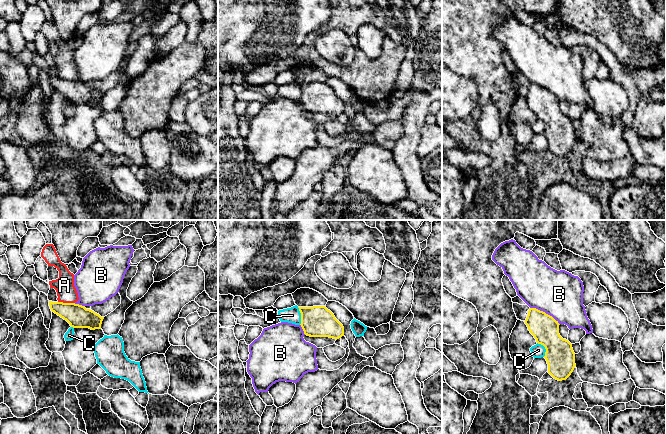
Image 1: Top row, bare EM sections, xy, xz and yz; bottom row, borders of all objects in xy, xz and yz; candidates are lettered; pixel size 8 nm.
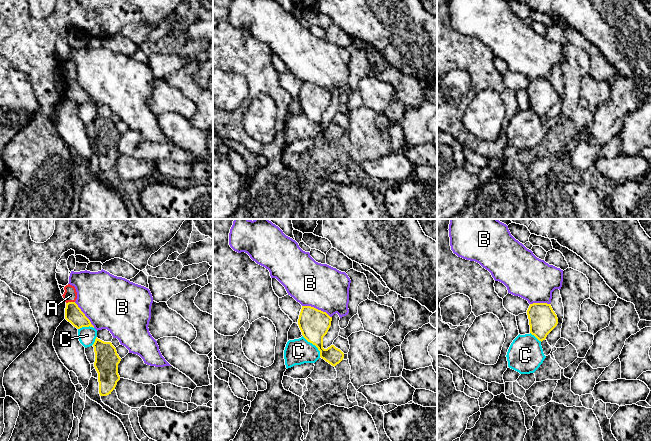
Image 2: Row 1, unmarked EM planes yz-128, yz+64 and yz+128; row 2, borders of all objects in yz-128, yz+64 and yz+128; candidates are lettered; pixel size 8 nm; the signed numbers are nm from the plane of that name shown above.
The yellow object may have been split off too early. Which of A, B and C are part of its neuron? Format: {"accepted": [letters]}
{"accepted": []}

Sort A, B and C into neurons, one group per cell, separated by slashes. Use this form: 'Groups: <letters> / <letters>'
Groups: A C / B

